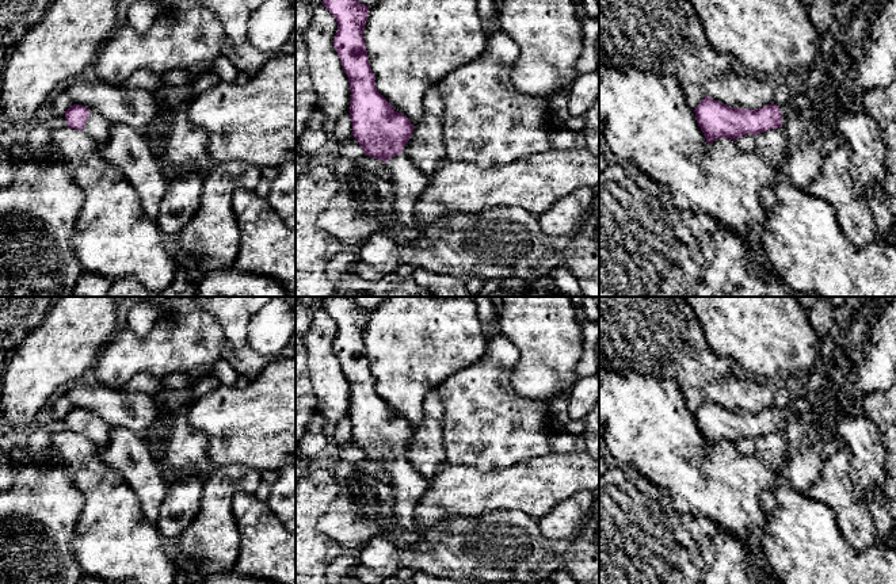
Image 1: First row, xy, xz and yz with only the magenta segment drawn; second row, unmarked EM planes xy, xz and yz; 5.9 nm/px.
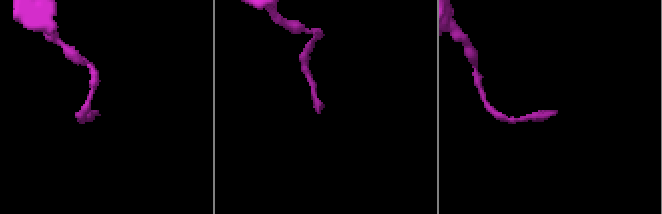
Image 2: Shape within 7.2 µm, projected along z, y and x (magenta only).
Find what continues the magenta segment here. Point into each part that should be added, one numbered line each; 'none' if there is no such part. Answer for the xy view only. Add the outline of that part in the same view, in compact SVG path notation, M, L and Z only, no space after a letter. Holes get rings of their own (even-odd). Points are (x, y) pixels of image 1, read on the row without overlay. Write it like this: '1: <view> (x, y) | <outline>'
1: xy (96, 430) | M92 415L85 425L84 435L91 439L96 446L104 447L110 442L111 428L113 427L107 424L103 419Z

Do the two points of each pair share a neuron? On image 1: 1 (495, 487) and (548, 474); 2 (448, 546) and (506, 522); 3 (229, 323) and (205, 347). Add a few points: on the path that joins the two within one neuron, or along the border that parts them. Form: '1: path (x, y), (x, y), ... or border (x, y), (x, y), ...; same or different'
1: path (508, 487), (534, 487); same
2: path (462, 546), (481, 546), (491, 537); same
3: border (204, 310), (217, 321), (221, 329), (224, 357); different

